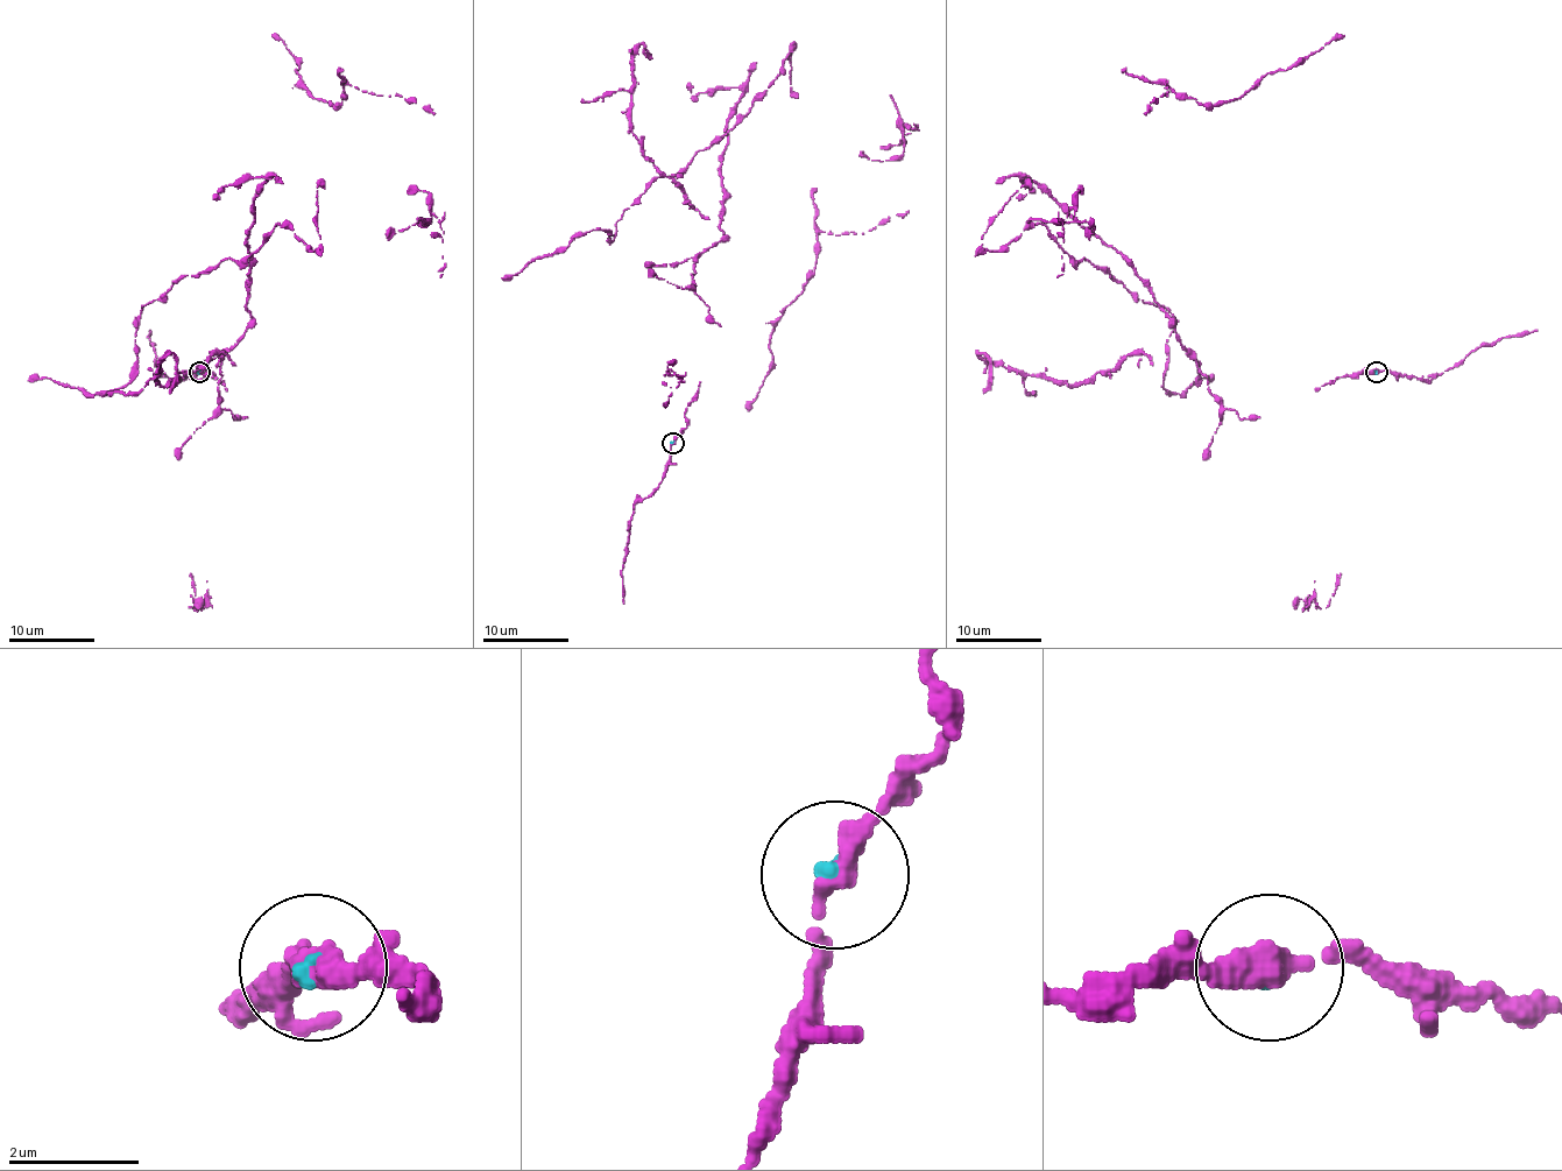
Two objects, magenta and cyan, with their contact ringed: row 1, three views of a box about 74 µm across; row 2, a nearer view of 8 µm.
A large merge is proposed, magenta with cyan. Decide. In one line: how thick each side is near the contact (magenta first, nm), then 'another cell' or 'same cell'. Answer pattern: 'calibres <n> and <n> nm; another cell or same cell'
calibres 360 and 200 nm; another cell

